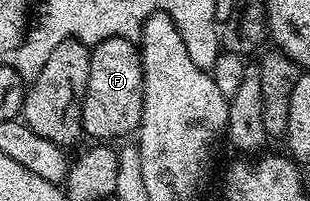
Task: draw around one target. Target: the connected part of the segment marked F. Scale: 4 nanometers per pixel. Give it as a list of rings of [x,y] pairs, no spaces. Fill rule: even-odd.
[[[109,37],[93,46],[88,67],[88,87],[82,104],[82,132],[86,137],[94,137],[98,143],[114,143],[117,137],[126,137],[135,132],[142,118],[142,96],[144,95],[144,75],[142,74],[142,54],[139,46],[129,37]]]

